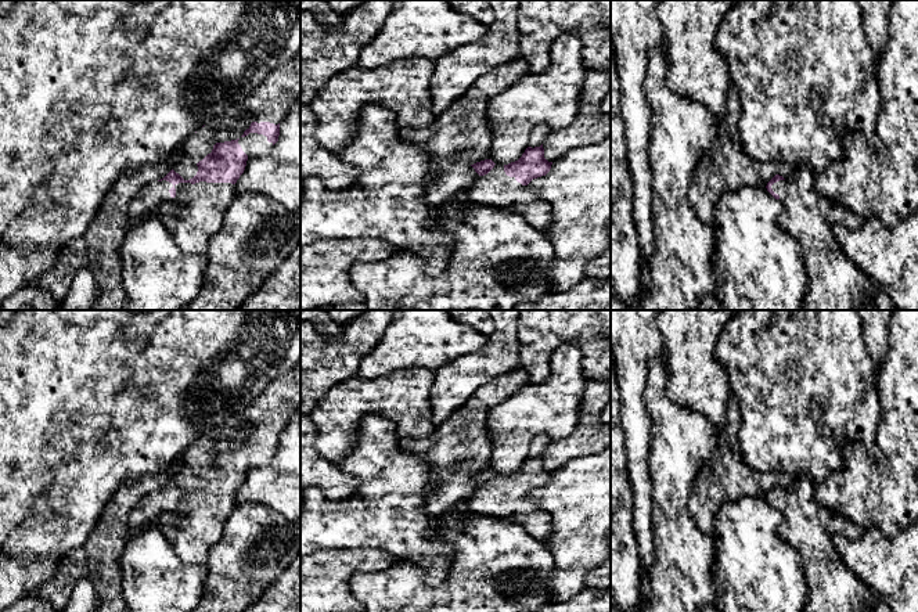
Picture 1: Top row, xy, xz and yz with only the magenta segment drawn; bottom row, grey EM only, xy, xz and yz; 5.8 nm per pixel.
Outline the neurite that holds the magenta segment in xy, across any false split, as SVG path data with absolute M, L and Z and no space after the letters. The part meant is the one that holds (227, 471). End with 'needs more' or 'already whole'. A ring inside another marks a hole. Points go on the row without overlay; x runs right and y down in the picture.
M300 361L291 372L271 381L241 413L206 432L180 456L183 465L174 478L163 489L144 496L130 512L127 540L155 523L163 511L181 512L183 521L163 525L162 532L183 562L206 564L235 507L234 494L248 468L270 462L278 451L280 433L299 408ZM244 421L253 425L244 444L216 453L215 442L230 436Z; needs more

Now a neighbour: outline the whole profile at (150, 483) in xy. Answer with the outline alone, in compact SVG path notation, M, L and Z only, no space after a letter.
M168 472L125 479L105 505L86 544L66 554L36 594L61 612L78 580L87 577L100 600L97 612L126 612L120 557L130 533L129 515L144 496L163 489L170 480Z

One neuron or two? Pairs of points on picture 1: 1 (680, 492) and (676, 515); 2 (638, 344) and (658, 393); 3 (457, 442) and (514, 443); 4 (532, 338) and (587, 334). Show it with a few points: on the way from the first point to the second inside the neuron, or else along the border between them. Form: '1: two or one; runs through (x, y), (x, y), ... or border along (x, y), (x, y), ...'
1: one; runs through (676, 497), (676, 510)
2: two; border along (665, 356), (650, 363), (644, 400)
3: two; border along (490, 410), (486, 418), (490, 442), (488, 468)
4: one; runs through (546, 334), (573, 334)

